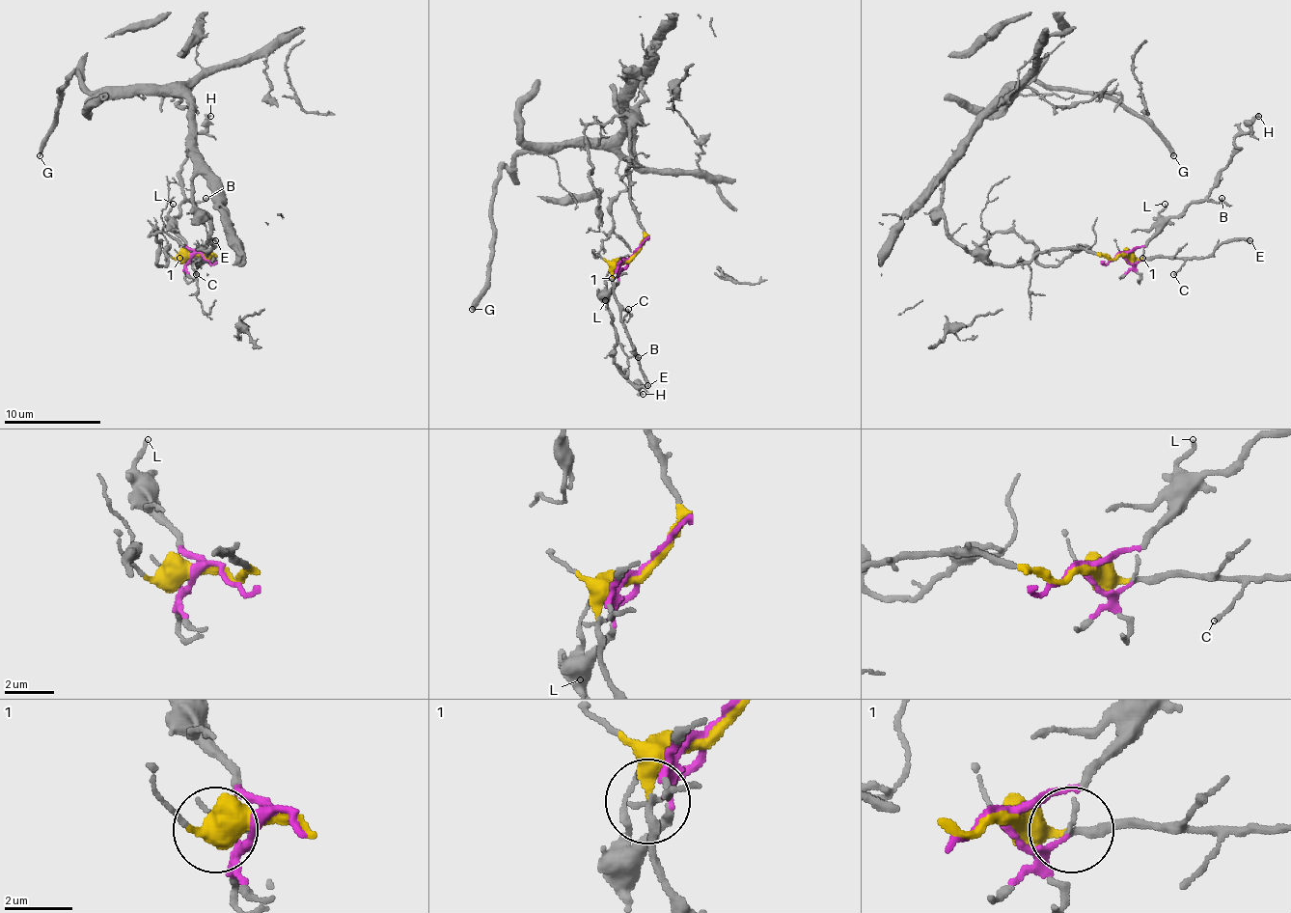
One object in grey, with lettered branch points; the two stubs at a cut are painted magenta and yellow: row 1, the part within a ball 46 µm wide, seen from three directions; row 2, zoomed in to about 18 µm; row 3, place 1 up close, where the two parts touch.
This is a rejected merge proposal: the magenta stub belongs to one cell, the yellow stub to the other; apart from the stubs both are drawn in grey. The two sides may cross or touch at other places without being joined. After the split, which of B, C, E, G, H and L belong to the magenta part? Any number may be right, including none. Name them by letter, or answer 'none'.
B, H, L

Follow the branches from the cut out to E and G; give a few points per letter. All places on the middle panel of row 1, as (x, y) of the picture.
E: (631, 255), (612, 274), (612, 293), (648, 386)
G: (631, 255), (644, 97), (626, 78), (615, 136), (532, 143), (493, 182), (471, 308)

